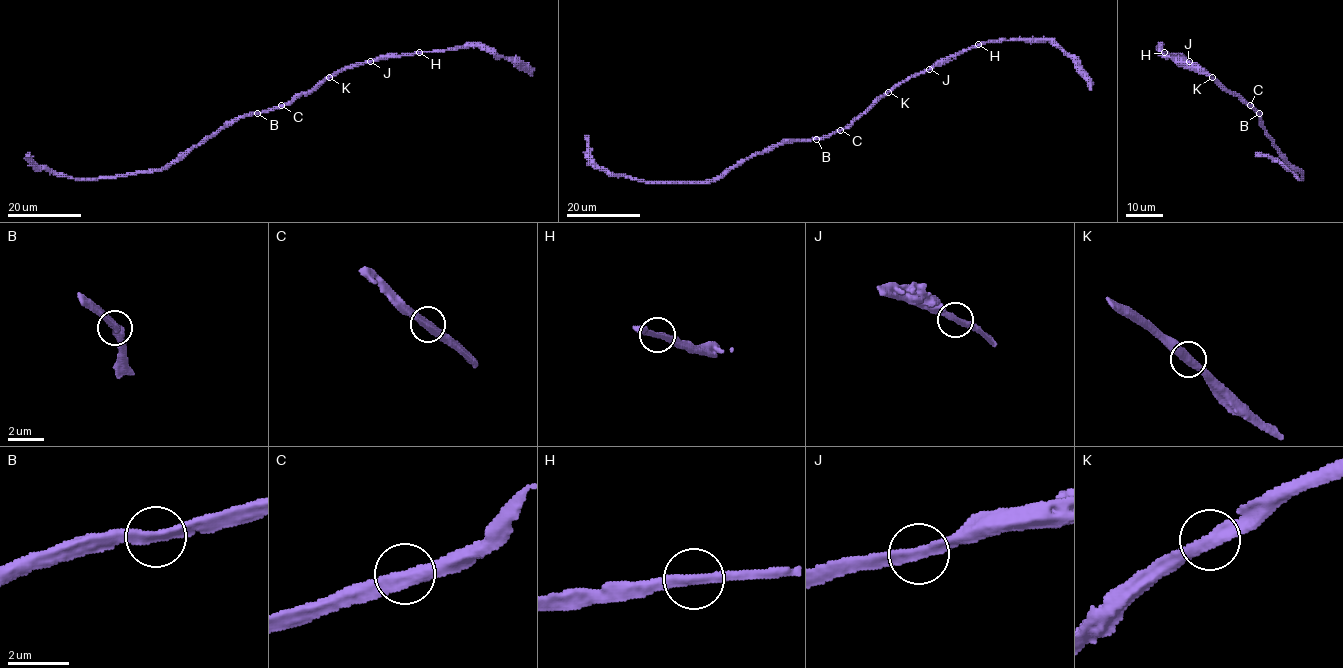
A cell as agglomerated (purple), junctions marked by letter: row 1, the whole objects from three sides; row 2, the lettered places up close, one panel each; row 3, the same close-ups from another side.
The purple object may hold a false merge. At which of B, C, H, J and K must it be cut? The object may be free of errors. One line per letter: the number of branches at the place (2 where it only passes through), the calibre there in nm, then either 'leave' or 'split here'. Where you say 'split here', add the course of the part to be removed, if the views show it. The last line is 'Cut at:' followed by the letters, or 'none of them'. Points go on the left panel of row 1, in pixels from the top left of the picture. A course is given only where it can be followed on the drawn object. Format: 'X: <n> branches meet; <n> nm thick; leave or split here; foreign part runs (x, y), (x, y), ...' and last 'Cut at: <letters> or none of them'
B: 2 branches meet; 360 nm thick; leave
C: 2 branches meet; 400 nm thick; leave
H: 2 branches meet; 320 nm thick; leave
J: 2 branches meet; 320 nm thick; leave
K: 2 branches meet; 400 nm thick; leave
Cut at: none of them

